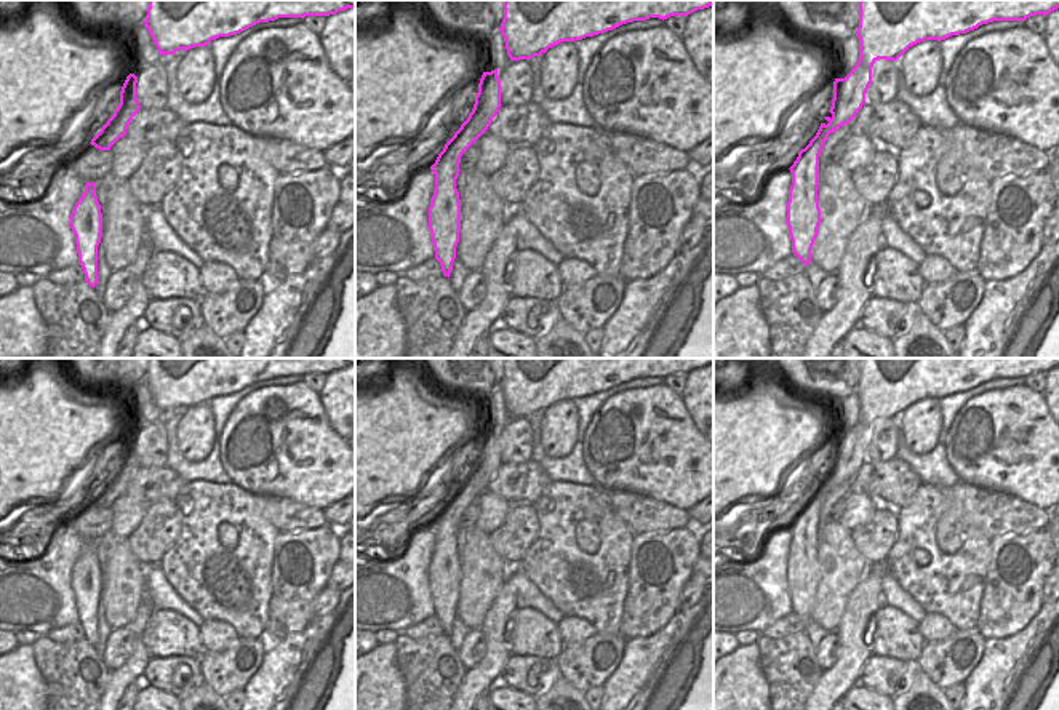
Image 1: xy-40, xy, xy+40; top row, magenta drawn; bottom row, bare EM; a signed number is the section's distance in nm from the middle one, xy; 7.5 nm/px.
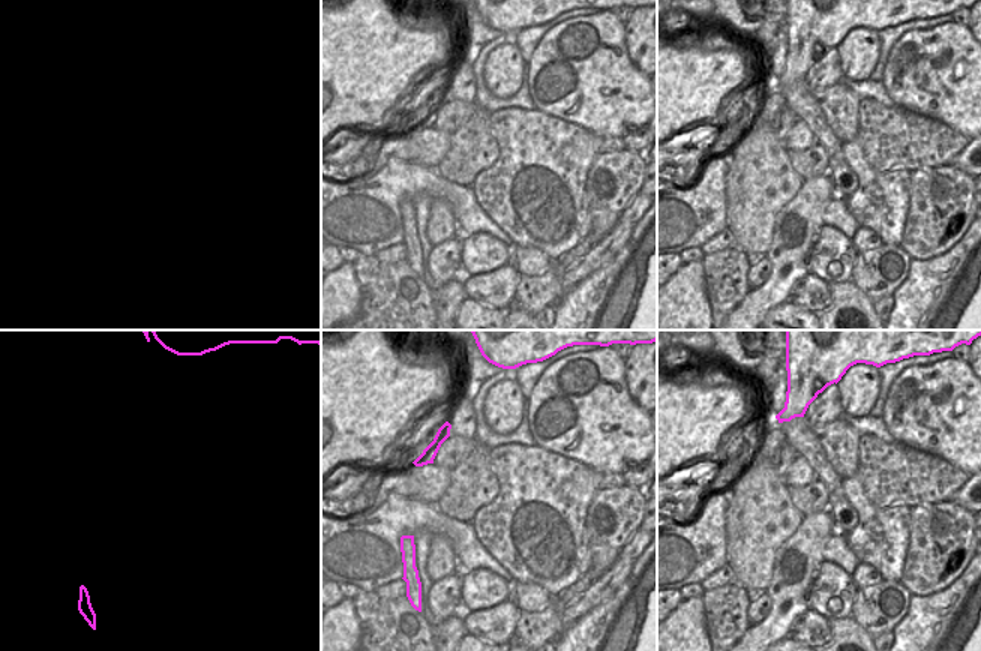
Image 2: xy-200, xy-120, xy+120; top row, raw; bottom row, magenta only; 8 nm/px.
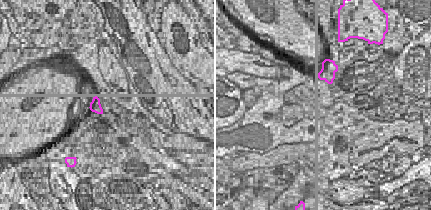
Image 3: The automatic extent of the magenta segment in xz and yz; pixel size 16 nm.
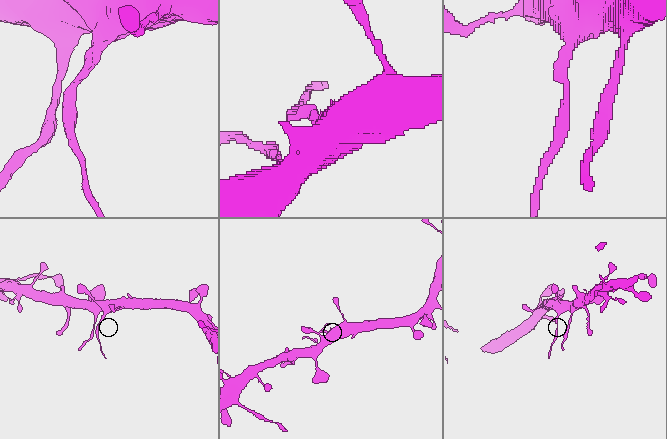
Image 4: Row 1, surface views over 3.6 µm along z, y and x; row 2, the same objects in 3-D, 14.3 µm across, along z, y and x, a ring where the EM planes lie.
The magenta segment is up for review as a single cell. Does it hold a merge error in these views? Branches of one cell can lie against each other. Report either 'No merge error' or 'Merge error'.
Merge error

